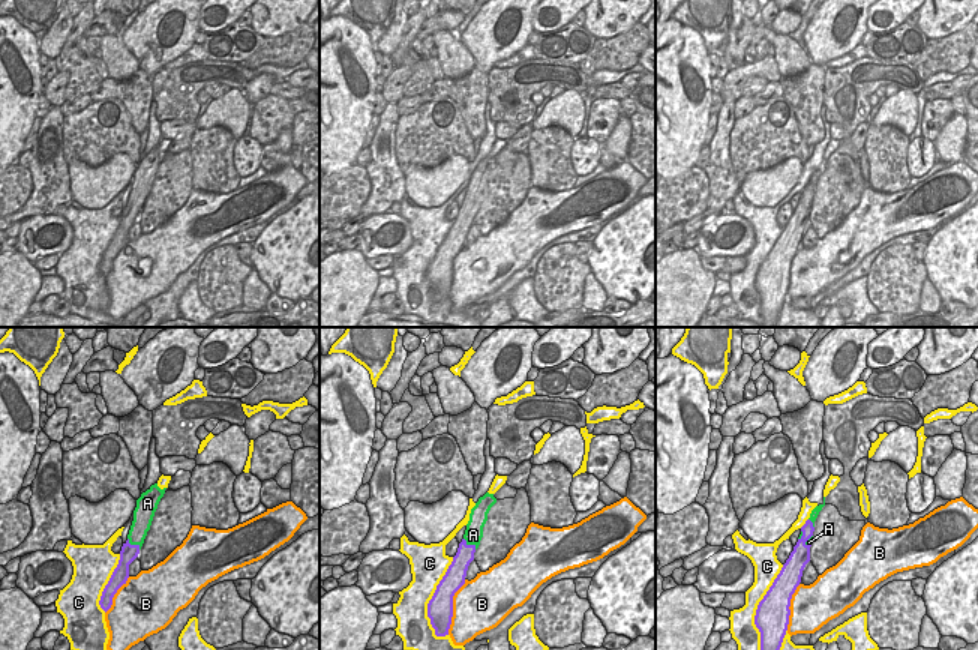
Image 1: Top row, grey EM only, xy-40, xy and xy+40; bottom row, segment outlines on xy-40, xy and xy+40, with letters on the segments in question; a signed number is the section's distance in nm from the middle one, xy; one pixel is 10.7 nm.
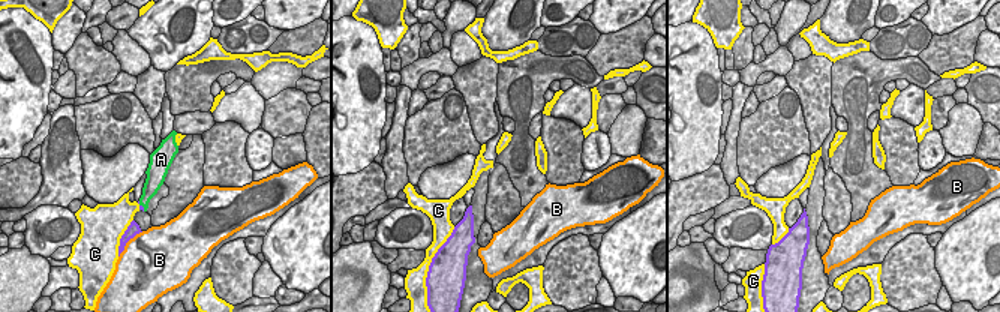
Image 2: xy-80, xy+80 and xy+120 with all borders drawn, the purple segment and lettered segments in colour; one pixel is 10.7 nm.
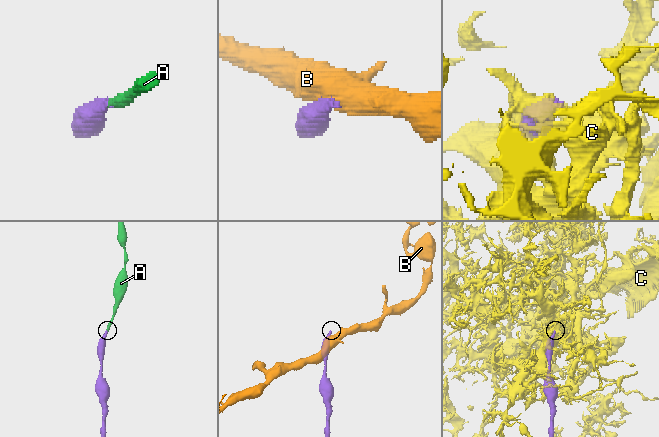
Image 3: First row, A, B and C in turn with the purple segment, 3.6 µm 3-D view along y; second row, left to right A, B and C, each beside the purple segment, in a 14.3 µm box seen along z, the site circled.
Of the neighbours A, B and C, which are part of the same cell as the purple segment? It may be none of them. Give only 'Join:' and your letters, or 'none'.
Join: A.

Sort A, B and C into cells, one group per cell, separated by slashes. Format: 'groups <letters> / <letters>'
groups A / B / C

